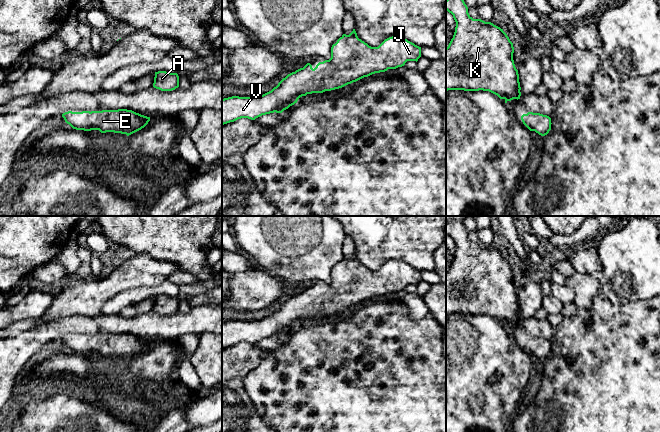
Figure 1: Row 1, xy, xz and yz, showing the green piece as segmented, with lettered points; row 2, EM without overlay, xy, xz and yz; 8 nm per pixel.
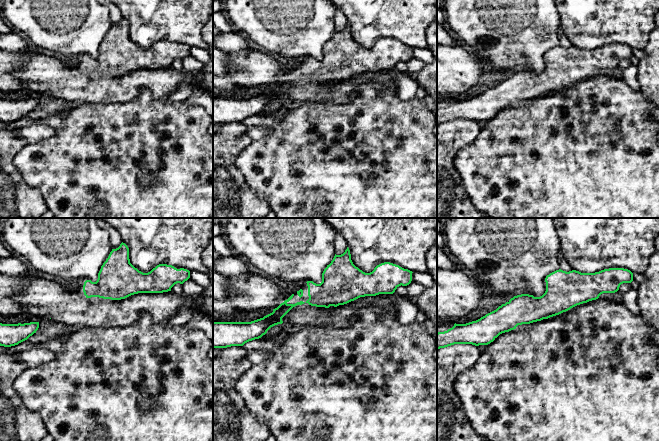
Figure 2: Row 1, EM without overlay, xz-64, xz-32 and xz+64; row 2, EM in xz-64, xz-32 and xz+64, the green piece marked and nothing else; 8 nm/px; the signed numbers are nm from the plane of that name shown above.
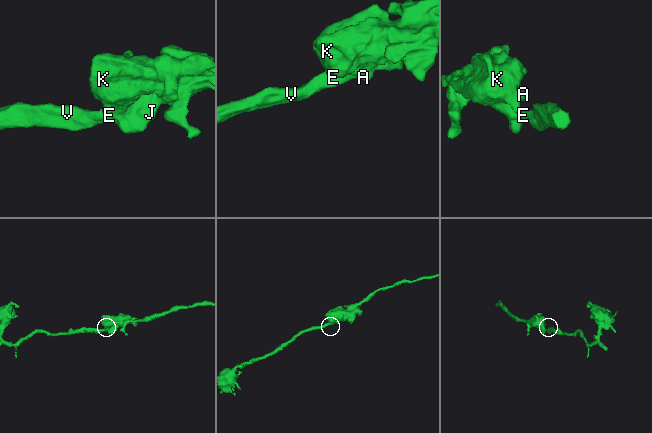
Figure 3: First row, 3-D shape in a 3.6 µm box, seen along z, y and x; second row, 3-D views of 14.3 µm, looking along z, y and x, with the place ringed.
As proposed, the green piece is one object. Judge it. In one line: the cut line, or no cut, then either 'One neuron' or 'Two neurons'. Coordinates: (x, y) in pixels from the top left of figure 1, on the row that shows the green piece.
No split. One neuron

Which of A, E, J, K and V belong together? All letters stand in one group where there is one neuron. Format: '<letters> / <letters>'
A E J K V

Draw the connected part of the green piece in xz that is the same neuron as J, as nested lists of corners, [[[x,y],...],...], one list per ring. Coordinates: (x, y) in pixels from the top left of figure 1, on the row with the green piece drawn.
[[[355,29],[349,34],[343,34],[331,47],[331,58],[319,62],[313,69],[310,63],[303,68],[288,74],[271,91],[254,97],[232,96],[222,99],[222,125],[241,118],[255,120],[270,114],[282,113],[297,103],[302,96],[312,93],[323,93],[342,88],[364,77],[385,72],[405,65],[407,61],[418,61],[421,57],[421,47],[405,38],[396,36],[385,39],[378,47],[371,47],[358,38]]]

